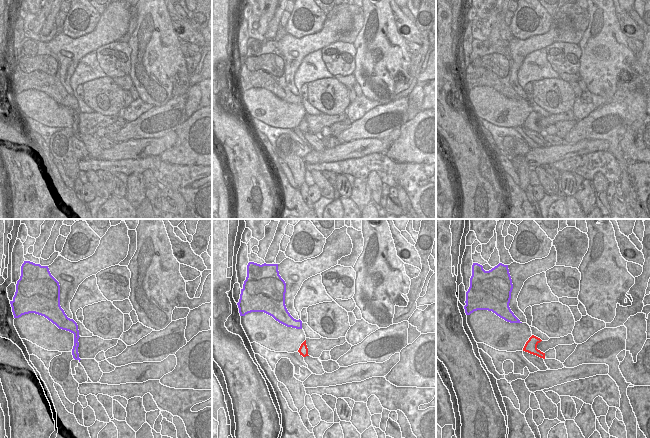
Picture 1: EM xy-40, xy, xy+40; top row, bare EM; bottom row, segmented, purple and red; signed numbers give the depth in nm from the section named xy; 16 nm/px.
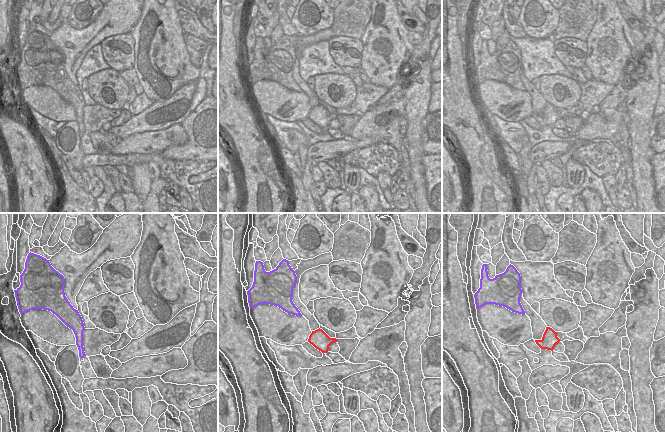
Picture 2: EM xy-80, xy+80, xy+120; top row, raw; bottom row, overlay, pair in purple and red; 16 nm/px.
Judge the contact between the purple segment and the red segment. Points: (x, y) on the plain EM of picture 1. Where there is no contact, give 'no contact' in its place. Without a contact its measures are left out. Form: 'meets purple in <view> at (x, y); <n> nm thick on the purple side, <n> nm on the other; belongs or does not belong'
no contact; does not belong

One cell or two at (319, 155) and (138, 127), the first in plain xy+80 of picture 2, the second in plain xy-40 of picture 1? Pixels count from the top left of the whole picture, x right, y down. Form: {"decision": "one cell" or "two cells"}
{"decision": "two cells"}

